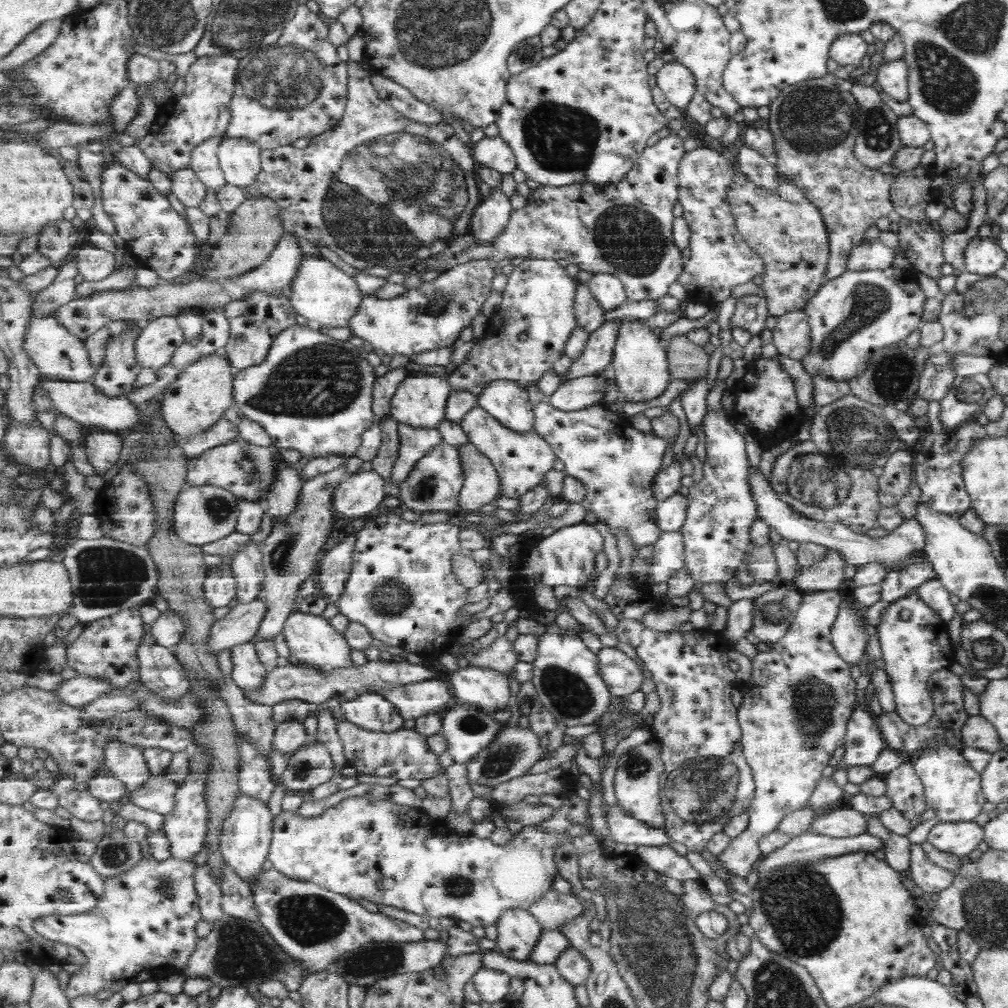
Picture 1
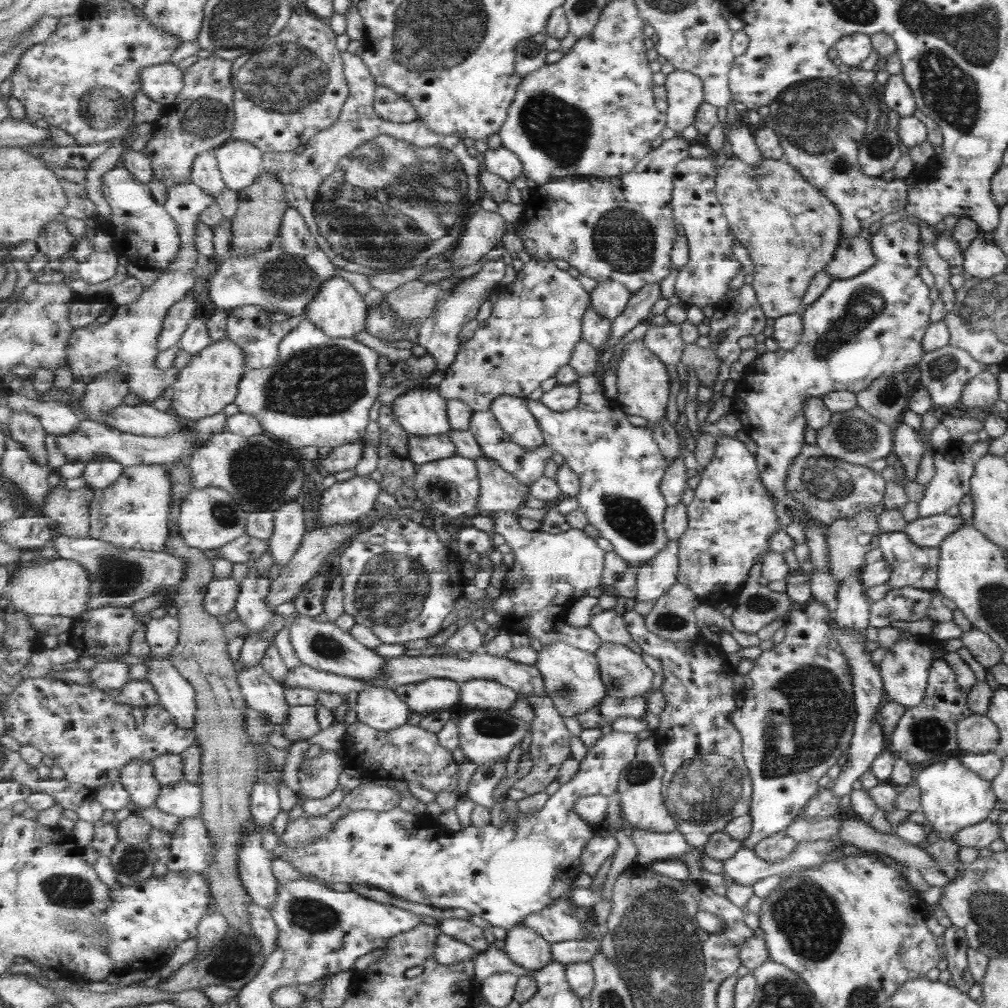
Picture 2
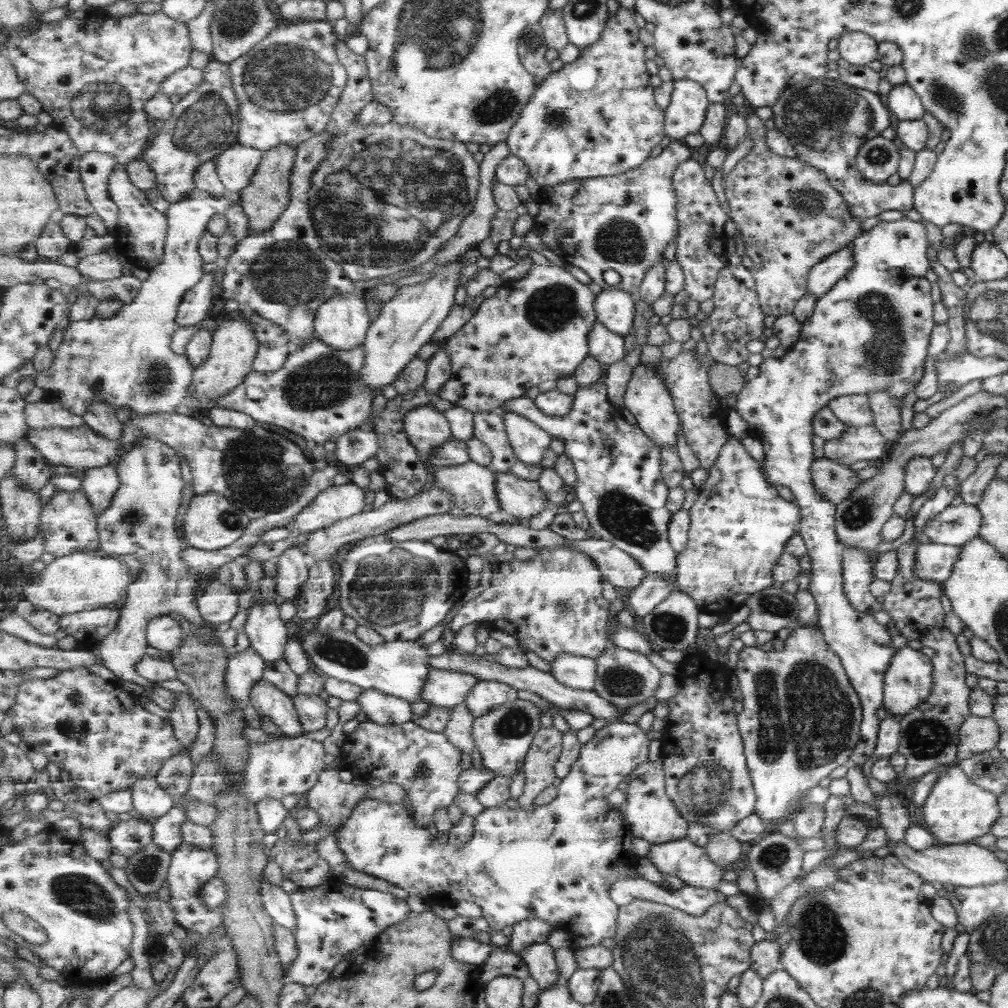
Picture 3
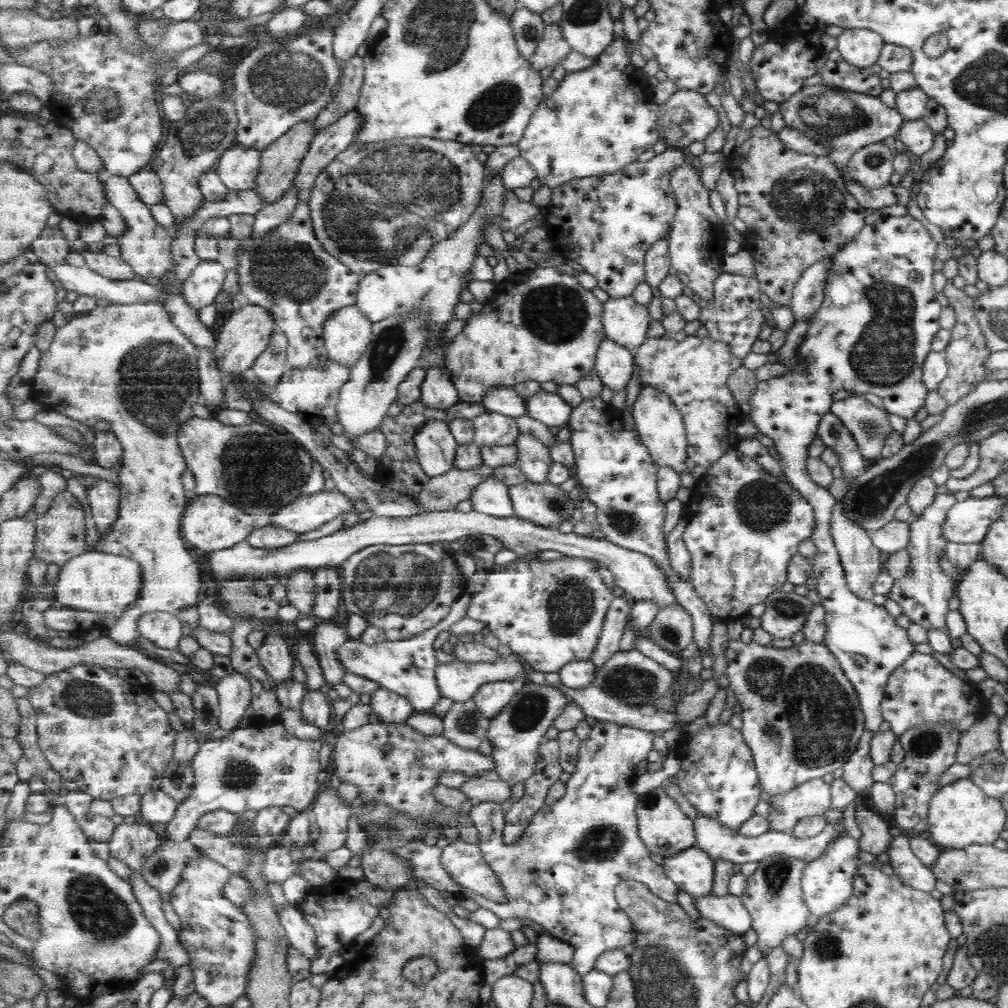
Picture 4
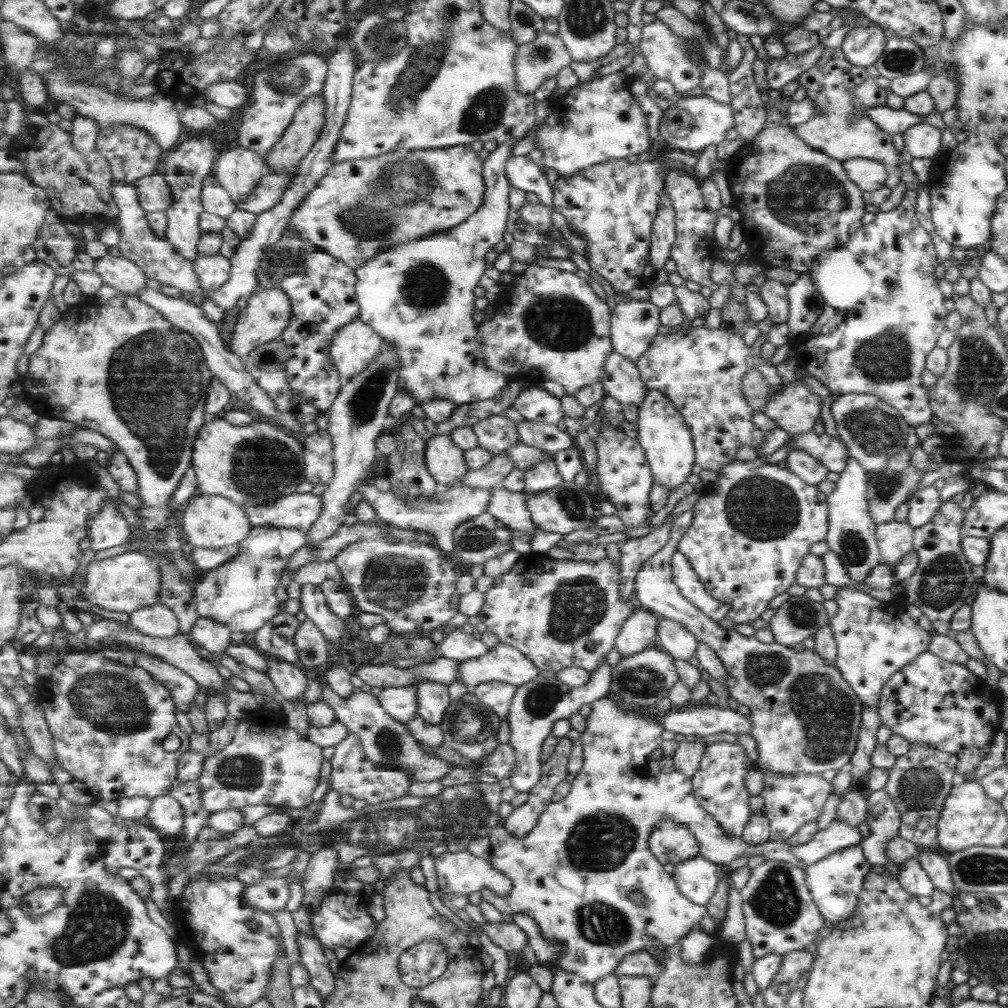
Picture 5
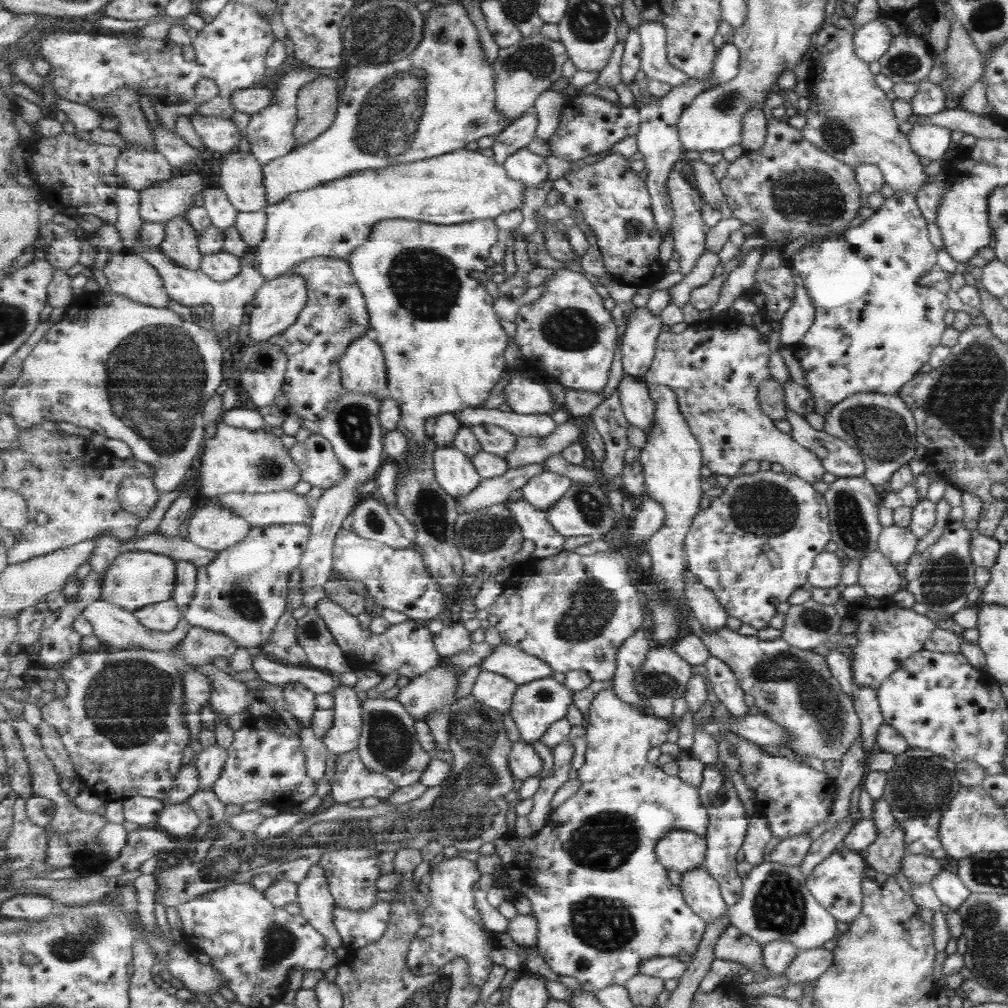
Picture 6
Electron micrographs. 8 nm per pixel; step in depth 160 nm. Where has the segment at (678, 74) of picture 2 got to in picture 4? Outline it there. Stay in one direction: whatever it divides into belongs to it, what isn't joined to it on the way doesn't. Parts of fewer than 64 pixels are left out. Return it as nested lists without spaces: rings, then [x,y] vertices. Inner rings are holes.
[[[679,88],[665,104],[660,105],[659,114],[659,134],[667,146],[671,147],[687,148],[691,142],[705,142],[720,125],[717,110],[705,100],[704,94],[697,92],[697,89]]]

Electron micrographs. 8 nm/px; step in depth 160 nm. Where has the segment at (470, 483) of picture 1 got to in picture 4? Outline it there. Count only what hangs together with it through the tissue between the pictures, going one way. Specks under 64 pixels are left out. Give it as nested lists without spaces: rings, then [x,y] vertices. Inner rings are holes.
[[[529,480],[510,486],[509,492],[518,518],[539,526],[554,528],[561,522],[572,521],[578,503],[574,492],[565,493],[559,484],[549,481],[534,483]]]

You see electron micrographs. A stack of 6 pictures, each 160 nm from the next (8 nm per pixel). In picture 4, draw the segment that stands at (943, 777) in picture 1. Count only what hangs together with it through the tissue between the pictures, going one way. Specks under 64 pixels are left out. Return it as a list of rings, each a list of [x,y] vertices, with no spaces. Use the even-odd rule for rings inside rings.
[[[968,778],[941,785],[929,799],[925,834],[936,845],[962,849],[967,845],[991,845],[1004,830],[1006,812],[999,799],[988,797]]]

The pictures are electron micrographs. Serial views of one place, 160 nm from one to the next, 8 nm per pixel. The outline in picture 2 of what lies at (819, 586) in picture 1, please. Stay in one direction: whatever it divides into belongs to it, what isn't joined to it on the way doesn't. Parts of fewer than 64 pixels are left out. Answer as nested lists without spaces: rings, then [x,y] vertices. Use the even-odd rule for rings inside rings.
[[[863,508],[863,511],[859,511],[849,518],[837,519],[831,525],[826,526],[828,571],[837,584],[844,578],[857,574],[861,566],[865,564],[865,553],[878,547],[878,536],[881,534],[877,525],[878,516],[875,511],[871,511],[871,508]]]

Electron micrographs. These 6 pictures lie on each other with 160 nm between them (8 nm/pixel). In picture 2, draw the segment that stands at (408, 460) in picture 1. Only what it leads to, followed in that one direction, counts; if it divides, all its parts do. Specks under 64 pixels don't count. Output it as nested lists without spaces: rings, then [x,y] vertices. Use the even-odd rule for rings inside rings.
[[[448,434],[429,437],[408,435],[410,456],[417,468],[427,462],[457,456],[457,447]]]

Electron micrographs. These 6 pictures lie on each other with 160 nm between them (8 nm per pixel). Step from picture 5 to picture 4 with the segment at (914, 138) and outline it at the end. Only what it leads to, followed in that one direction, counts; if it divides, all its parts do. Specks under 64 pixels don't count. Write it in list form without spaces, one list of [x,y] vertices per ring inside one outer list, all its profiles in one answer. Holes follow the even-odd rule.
[[[903,120],[895,134],[898,147],[908,154],[919,157],[927,152],[933,144],[933,133],[921,120]]]

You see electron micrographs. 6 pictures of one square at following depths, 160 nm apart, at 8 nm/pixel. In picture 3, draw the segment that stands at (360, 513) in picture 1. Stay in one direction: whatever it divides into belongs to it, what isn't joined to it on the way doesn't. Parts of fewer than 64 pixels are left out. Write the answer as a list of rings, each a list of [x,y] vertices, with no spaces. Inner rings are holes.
[[[355,483],[333,485],[320,492],[311,504],[303,508],[303,512],[295,517],[289,528],[292,532],[307,534],[327,528],[363,513],[369,508],[365,500],[365,490]]]

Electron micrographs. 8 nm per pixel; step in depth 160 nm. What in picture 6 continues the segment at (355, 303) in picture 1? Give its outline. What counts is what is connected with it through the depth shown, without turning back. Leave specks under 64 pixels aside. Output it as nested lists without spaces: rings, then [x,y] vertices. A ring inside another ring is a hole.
[[[373,334],[359,337],[350,346],[341,358],[341,367],[346,392],[373,394],[381,402],[391,397],[386,355]]]

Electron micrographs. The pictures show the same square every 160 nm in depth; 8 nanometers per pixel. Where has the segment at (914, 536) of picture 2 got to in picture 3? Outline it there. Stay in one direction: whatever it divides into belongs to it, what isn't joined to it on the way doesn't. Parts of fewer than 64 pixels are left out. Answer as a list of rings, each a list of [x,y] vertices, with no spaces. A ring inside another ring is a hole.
[[[975,504],[949,505],[923,524],[922,533],[931,543],[961,547],[979,534],[981,515]]]

